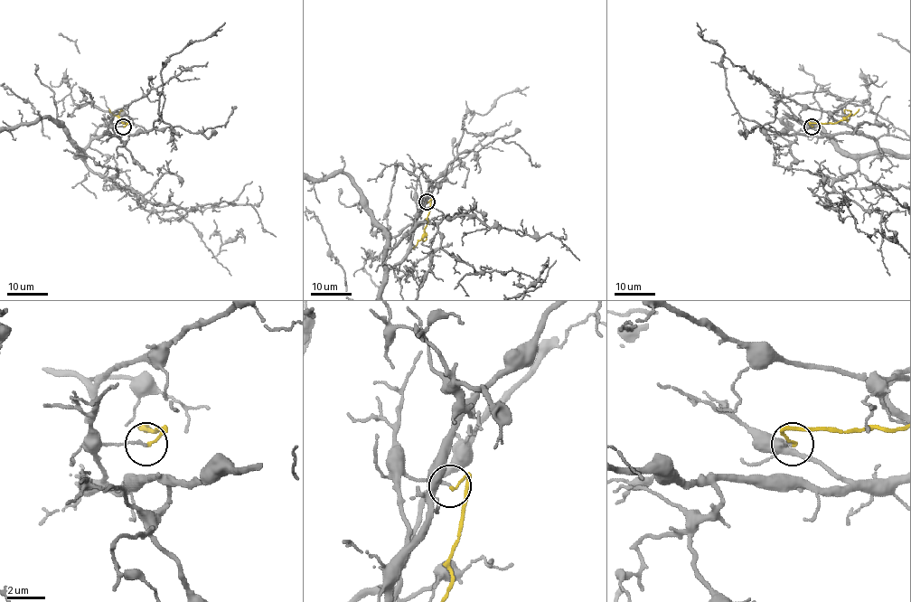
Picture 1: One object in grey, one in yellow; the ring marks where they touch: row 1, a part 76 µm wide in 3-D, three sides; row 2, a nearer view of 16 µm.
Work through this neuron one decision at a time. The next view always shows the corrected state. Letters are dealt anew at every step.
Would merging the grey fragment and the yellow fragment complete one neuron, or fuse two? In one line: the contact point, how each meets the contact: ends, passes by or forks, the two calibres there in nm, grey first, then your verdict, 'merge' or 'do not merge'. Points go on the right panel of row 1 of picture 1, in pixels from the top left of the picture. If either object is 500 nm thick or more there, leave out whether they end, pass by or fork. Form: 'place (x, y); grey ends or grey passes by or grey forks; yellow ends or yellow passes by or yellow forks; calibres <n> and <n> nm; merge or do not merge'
place (812, 126); grey ends; yellow ends; calibres 130 and 110 nm; do not merge

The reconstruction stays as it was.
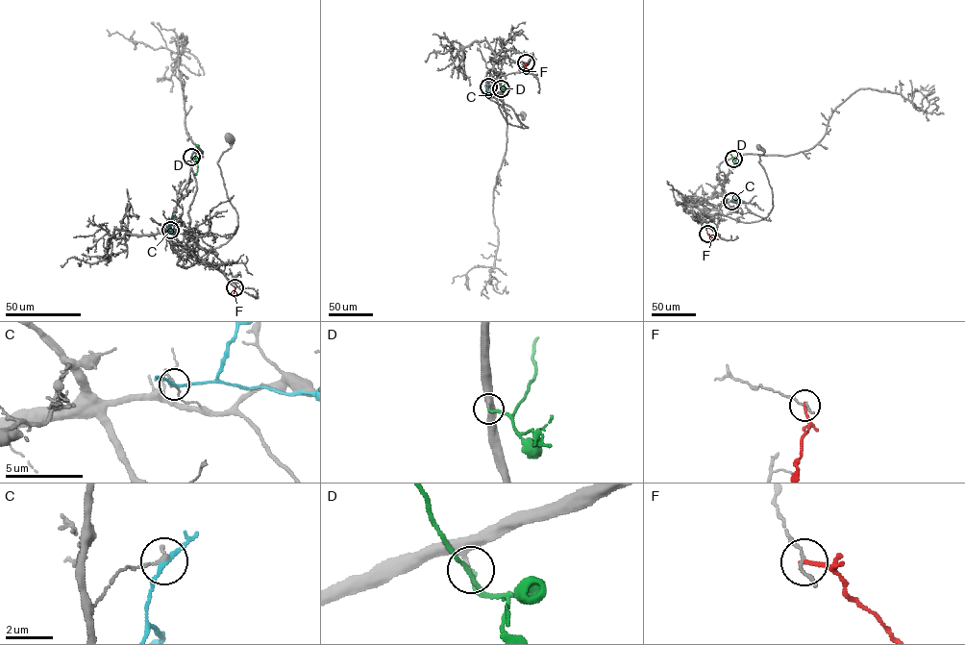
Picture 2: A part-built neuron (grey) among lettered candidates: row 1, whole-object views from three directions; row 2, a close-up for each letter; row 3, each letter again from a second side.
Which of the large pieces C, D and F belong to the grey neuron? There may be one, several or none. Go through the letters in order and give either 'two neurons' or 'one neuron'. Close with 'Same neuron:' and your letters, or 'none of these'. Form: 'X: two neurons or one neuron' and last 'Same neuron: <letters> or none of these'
C: two neurons
D: one neuron
F: two neurons
Same neuron: D

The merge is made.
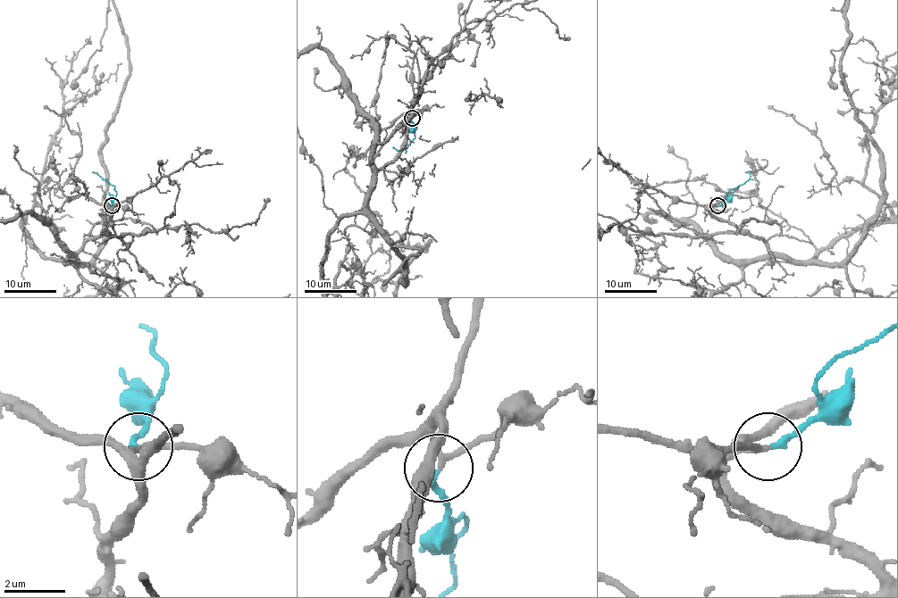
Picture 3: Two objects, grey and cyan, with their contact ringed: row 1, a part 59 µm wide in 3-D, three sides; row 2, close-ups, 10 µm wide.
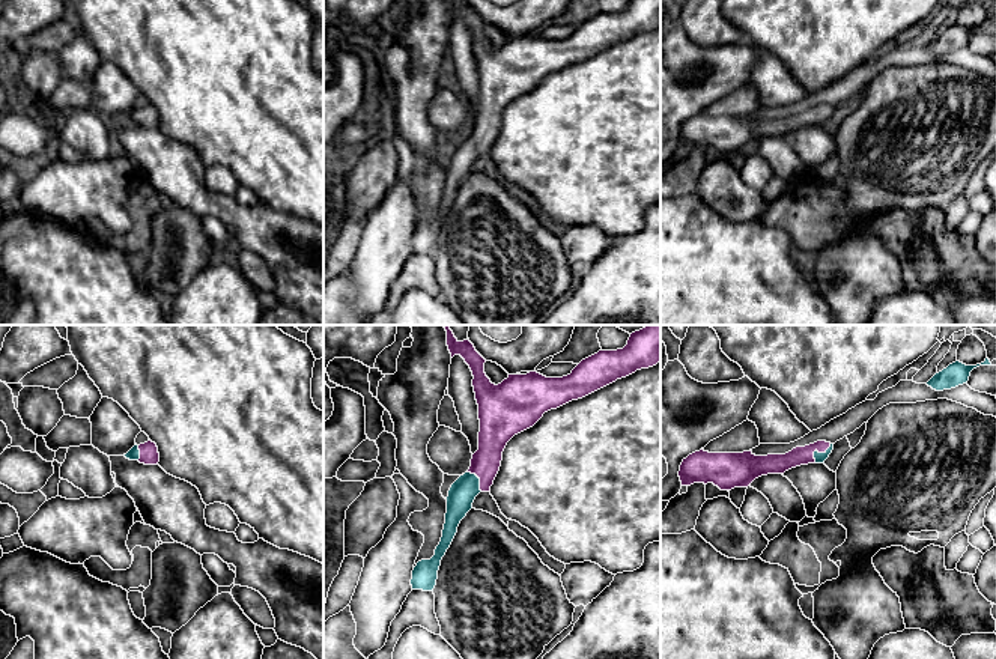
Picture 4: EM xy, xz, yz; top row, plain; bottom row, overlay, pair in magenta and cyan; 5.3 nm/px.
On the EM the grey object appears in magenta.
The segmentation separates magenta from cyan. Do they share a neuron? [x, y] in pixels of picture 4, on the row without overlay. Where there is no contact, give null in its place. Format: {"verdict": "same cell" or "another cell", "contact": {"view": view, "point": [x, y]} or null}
{"verdict": "same cell", "contact": {"view": "yz", "point": [817, 113]}}

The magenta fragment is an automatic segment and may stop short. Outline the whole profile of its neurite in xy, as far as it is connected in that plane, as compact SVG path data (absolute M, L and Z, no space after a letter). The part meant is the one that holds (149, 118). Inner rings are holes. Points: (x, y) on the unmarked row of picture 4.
M150 102L144 107L134 108L126 117L123 117L129 123L138 123L144 128L158 128L159 116L155 105Z

